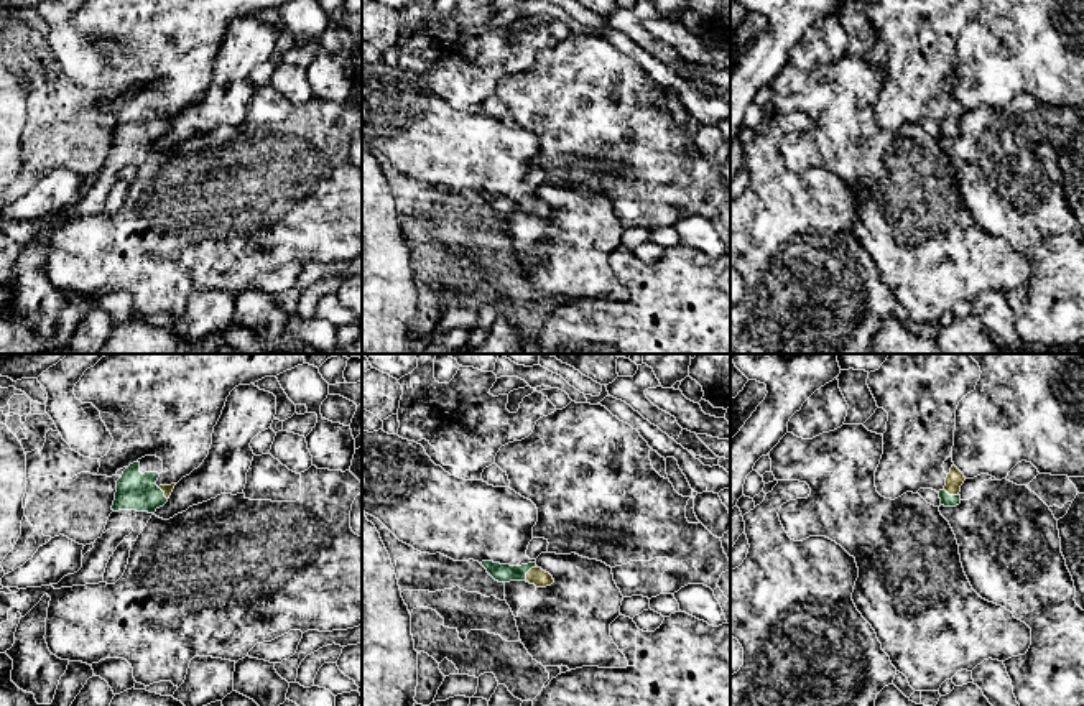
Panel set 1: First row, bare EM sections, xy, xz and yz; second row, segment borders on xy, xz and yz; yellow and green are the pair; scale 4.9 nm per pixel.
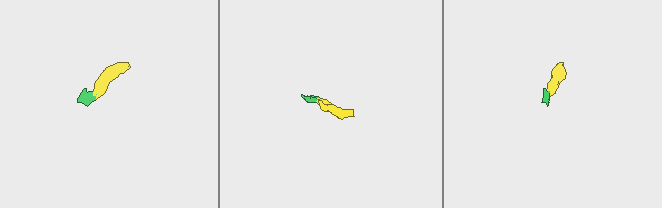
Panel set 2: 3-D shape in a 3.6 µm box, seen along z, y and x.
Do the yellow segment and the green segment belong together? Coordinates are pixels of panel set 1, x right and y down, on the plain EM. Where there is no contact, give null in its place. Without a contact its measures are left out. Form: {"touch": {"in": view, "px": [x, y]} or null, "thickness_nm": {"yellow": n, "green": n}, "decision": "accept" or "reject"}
{"touch": {"in": "xz", "px": [527, 204]}, "thickness_nm": {"yellow": 90, "green": 100}, "decision": "accept"}

